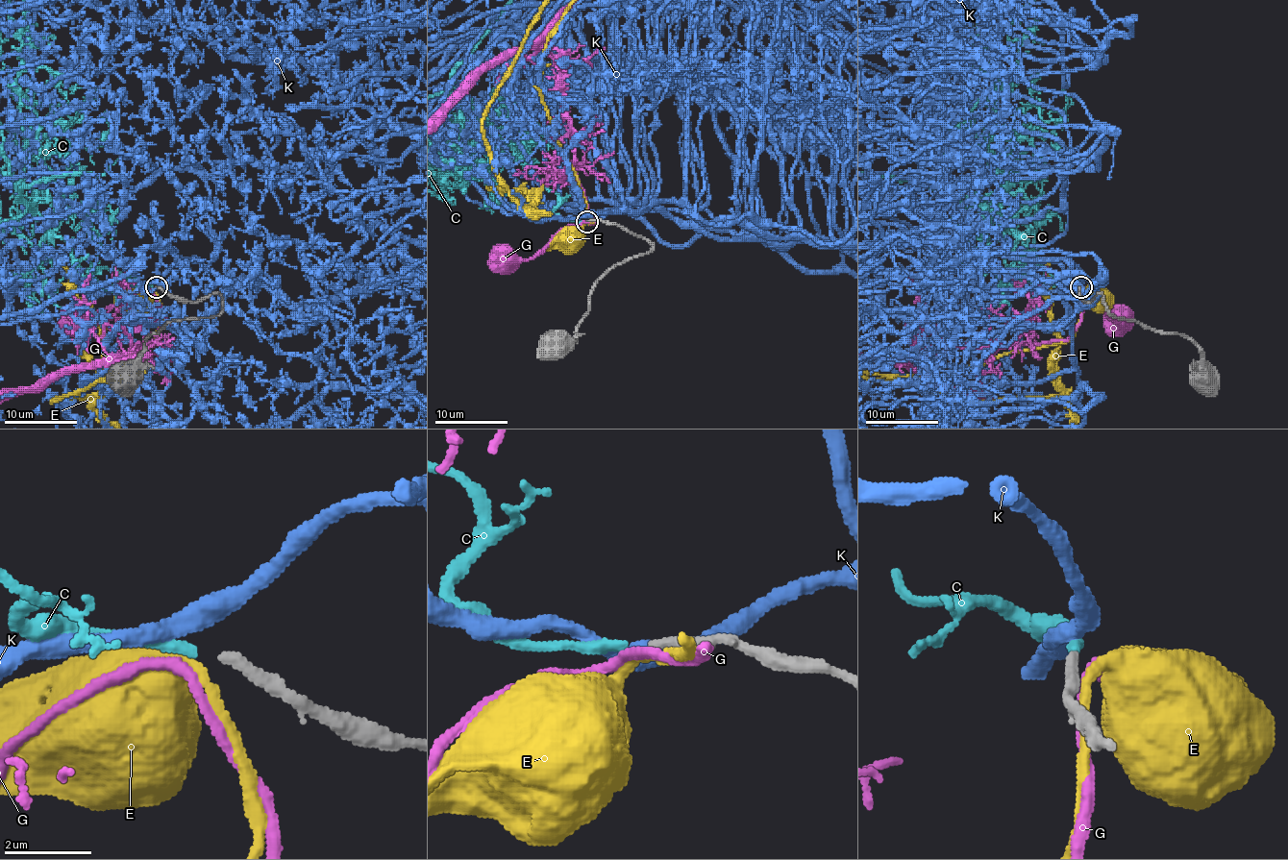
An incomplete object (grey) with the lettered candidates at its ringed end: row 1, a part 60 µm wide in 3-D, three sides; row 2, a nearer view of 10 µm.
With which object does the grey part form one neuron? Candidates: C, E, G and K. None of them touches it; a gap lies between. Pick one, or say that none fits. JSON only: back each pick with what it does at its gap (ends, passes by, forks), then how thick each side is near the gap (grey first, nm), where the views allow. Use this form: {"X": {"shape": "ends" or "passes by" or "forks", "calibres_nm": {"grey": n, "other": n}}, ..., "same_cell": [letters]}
{"C": {"shape": "ends", "calibres_nm": {"grey": 240, "other": 240}}, "same_cell": ["C"]}

